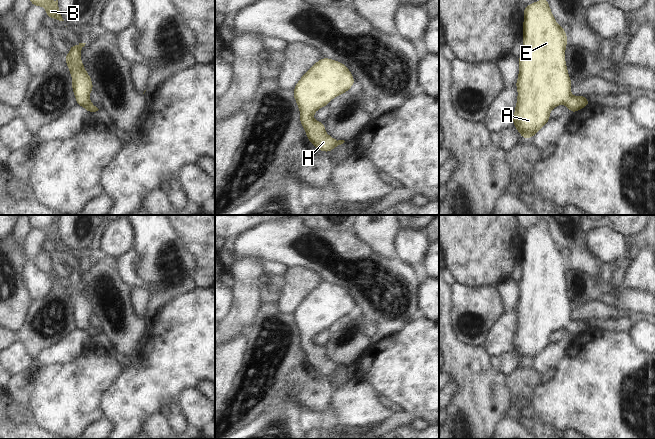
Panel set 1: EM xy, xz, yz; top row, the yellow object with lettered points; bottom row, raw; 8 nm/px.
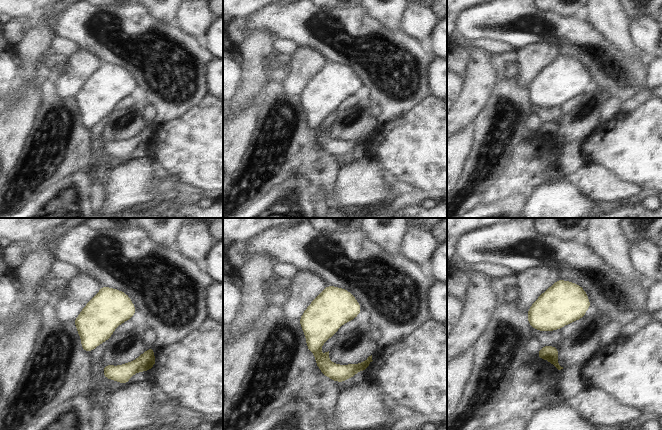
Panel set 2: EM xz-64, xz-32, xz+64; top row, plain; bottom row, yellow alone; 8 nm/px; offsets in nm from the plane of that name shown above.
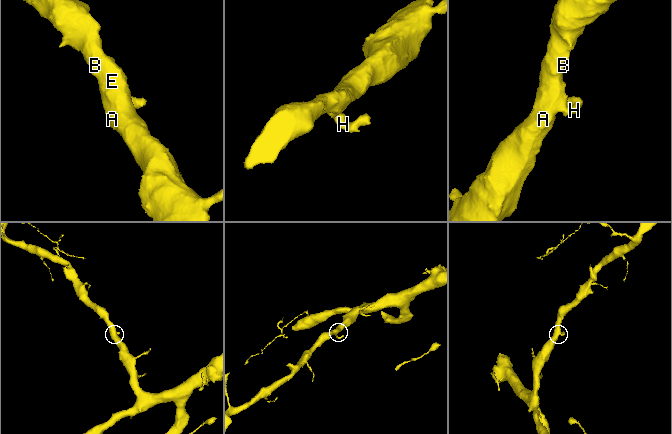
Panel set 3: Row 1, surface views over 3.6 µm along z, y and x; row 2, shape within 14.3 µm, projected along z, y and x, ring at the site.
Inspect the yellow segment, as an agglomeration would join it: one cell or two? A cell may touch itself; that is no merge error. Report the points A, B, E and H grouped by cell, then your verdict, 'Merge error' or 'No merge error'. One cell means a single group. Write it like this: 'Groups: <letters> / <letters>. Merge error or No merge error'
Groups: A B E H. No merge error.

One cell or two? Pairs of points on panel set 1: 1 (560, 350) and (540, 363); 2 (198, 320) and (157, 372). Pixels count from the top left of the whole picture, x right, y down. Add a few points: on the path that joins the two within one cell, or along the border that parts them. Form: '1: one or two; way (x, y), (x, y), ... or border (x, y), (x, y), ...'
1: one; way (555, 352), (545, 360)
2: one; way (196, 333), (170, 359)

